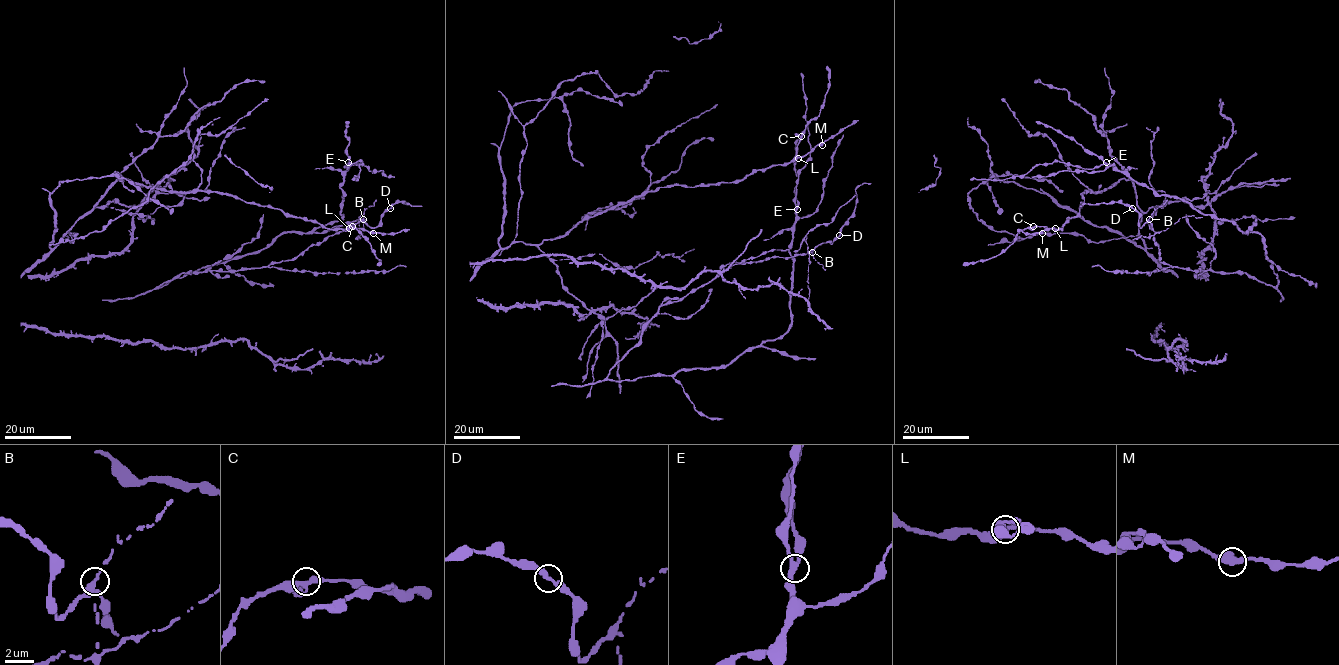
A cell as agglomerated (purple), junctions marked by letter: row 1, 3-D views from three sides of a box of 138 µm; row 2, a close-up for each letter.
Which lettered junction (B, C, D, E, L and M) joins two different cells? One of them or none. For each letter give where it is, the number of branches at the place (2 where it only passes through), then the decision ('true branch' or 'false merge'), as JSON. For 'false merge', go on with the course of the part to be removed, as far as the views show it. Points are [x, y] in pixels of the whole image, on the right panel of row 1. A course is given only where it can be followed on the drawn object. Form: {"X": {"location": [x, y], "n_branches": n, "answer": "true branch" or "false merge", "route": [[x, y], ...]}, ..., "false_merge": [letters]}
{"B": {"location": [1149, 219], "n_branches": 3, "answer": "false merge", "route": [[1149, 219], [1151, 235], [1186, 216], [1202, 217]]}, "C": {"location": [1033, 226], "n_branches": 3, "answer": "true branch"}, "D": {"location": [1132, 208], "n_branches": 2, "answer": "true branch"}, "E": {"location": [1106, 162], "n_branches": 3, "answer": "true branch"}, "L": {"location": [1055, 228], "n_branches": 3, "answer": "true branch"}, "M": {"location": [1042, 233], "n_branches": 3, "answer": "true branch"}, "false_merge": ["B"]}

